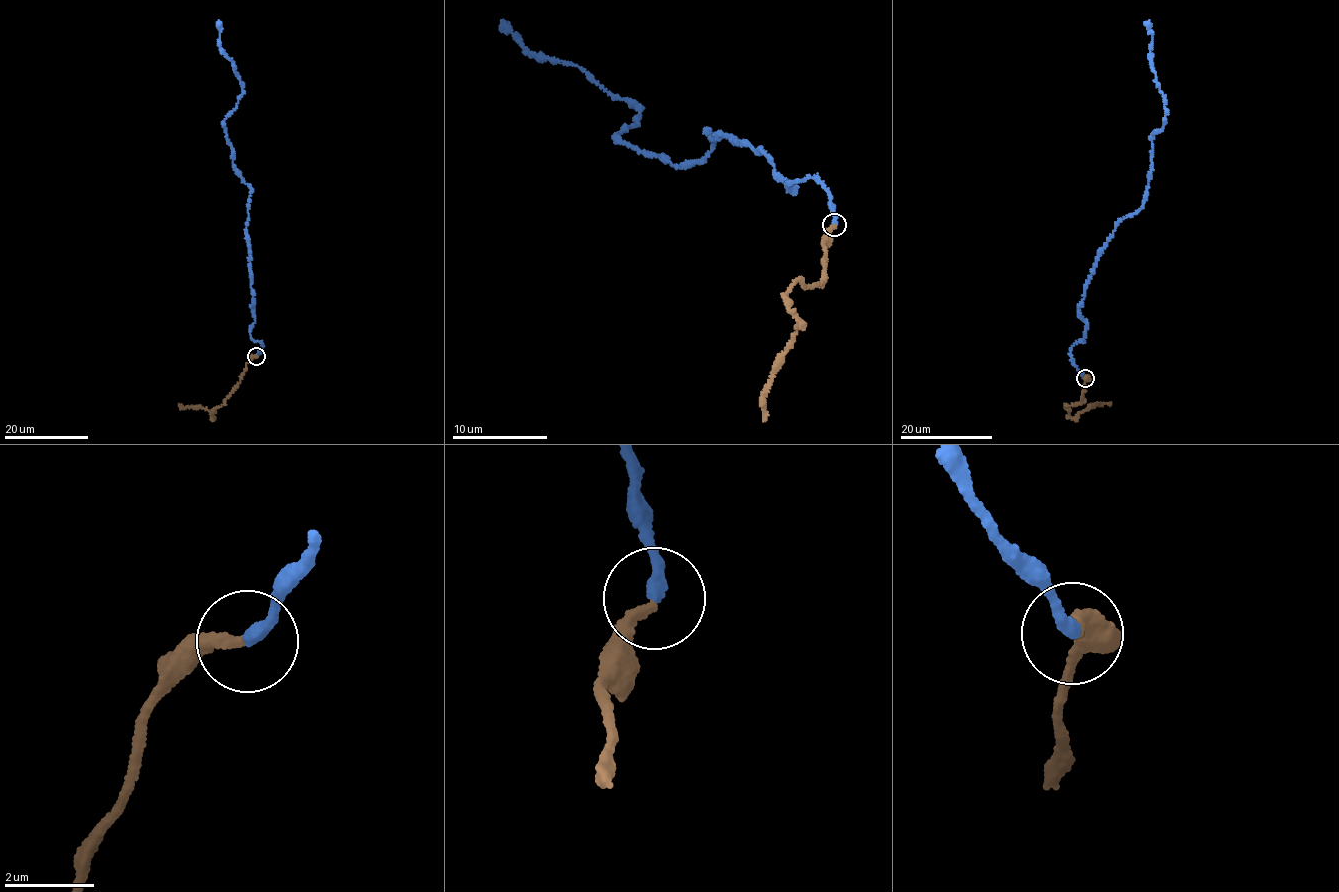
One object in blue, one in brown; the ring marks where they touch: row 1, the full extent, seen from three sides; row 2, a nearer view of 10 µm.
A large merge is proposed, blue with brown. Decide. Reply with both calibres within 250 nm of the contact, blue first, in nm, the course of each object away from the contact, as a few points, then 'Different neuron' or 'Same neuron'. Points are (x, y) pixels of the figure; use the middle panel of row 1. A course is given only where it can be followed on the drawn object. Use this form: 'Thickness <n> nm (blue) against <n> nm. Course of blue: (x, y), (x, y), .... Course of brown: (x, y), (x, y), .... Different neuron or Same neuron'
Thickness 300 nm (blue) against 260 nm. Course of blue: (835, 225), (824, 186), (743, 140), (706, 129), (674, 166), (615, 136), (630, 98), (502, 25). Course of brown: (835, 225), (824, 242), (820, 283), (810, 287), (799, 281), (786, 294), (799, 326), (765, 400), (763, 421). Same neuron

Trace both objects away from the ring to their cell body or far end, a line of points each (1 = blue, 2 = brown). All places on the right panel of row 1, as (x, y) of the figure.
1: (1085, 378), (1069, 353), (1084, 339), (1084, 287), (1115, 224), (1140, 209), (1151, 135), (1165, 115), (1149, 21)
2: (1085, 378), (1083, 400), (1065, 405), (1069, 416), (1077, 417), (1094, 405), (1111, 402)

